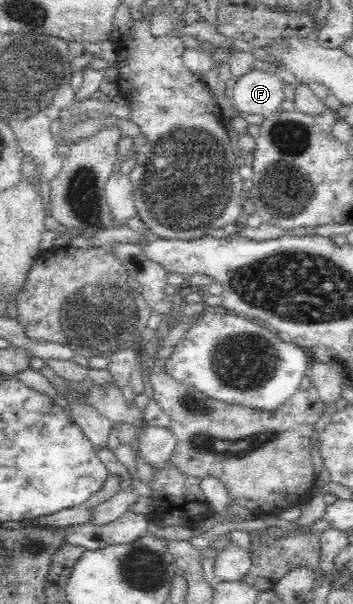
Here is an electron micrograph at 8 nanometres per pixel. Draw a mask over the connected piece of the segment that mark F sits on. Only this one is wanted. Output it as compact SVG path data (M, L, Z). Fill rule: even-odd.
M249 71L236 79L233 87L233 106L238 115L262 115L276 113L283 97L284 84L277 75L265 71Z

